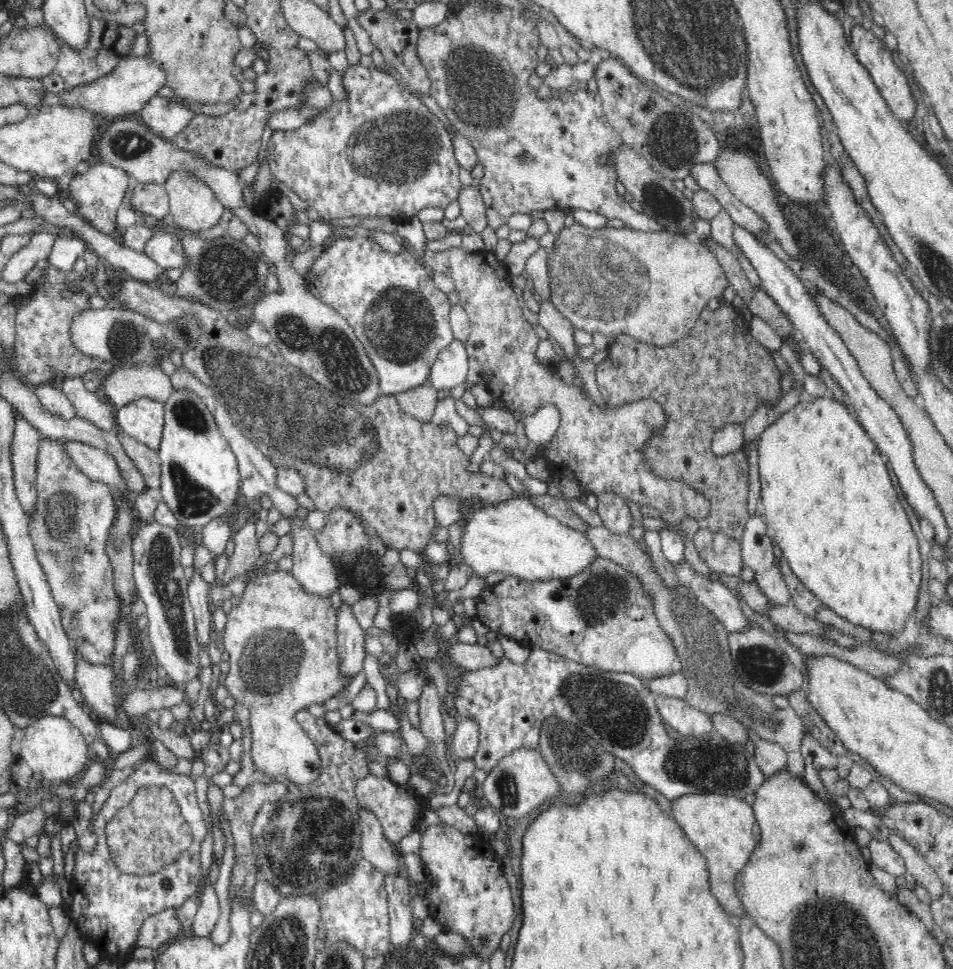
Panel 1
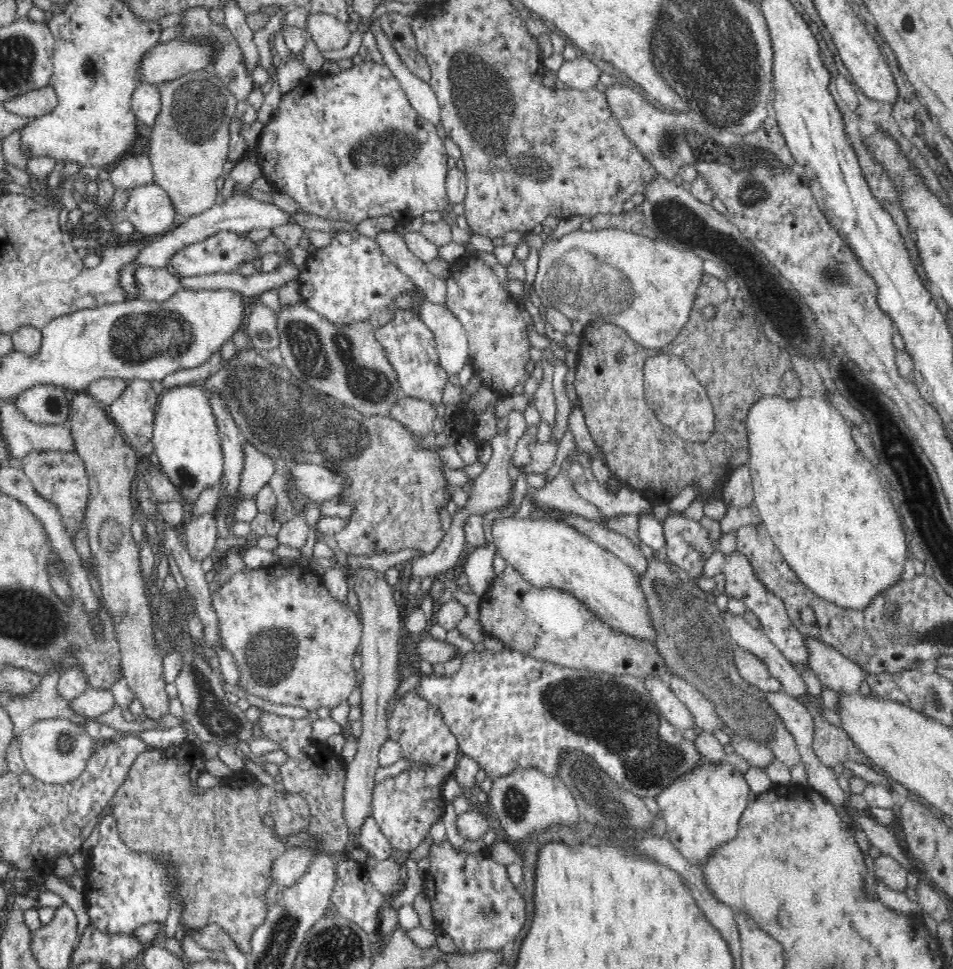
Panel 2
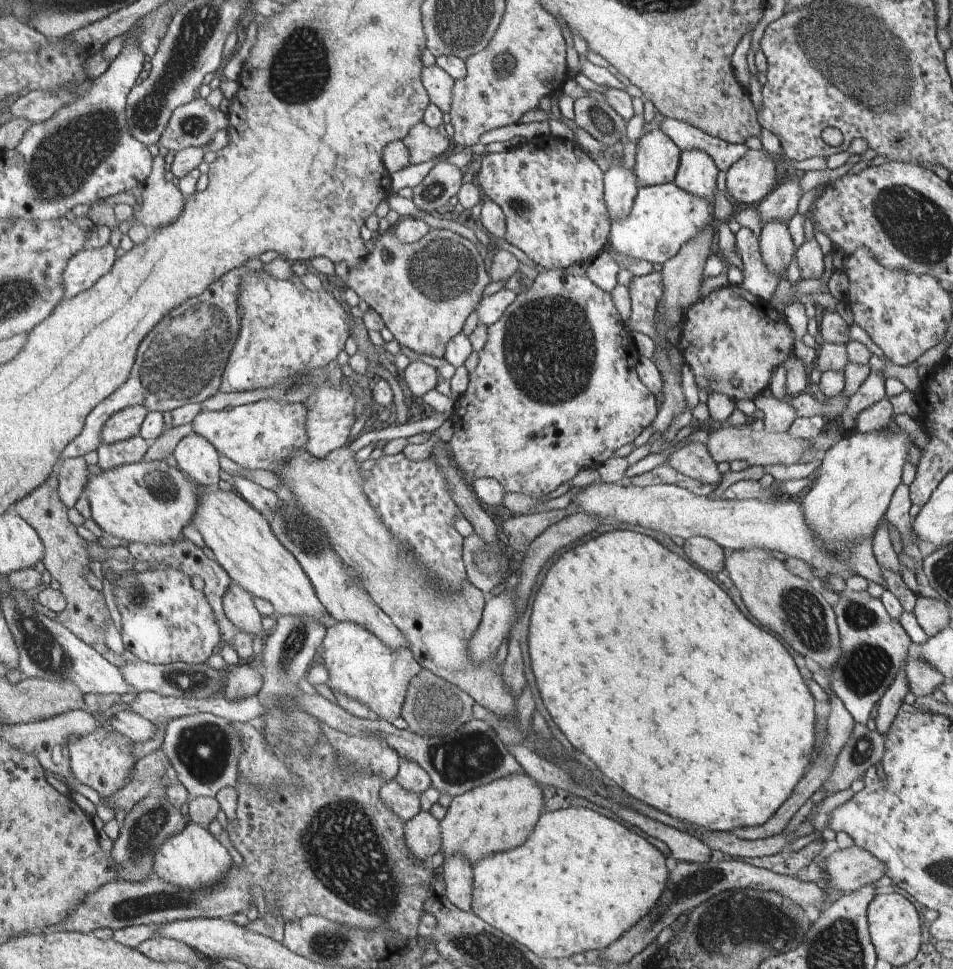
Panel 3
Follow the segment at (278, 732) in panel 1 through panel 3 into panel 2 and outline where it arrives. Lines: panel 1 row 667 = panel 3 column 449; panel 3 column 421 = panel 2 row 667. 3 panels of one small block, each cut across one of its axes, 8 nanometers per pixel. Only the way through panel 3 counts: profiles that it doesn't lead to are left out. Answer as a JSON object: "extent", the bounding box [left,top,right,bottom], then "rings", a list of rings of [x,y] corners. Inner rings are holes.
{"extent":[212,562,363,711],"rings":[[[279,562],[277,565],[271,565],[262,569],[252,569],[256,574],[254,582],[244,582],[244,572],[246,569],[233,574],[224,584],[214,591],[212,595],[212,604],[220,623],[220,645],[228,649],[234,655],[234,661],[238,663],[240,669],[240,687],[249,694],[262,697],[269,700],[272,704],[297,705],[300,708],[306,708],[309,711],[318,708],[334,708],[338,704],[346,701],[356,688],[356,672],[352,665],[352,658],[359,648],[362,636],[363,624],[361,616],[356,614],[348,605],[347,601],[341,601],[338,597],[332,596],[328,587],[324,584],[323,577],[312,572],[308,565],[297,564],[294,562]]]}

